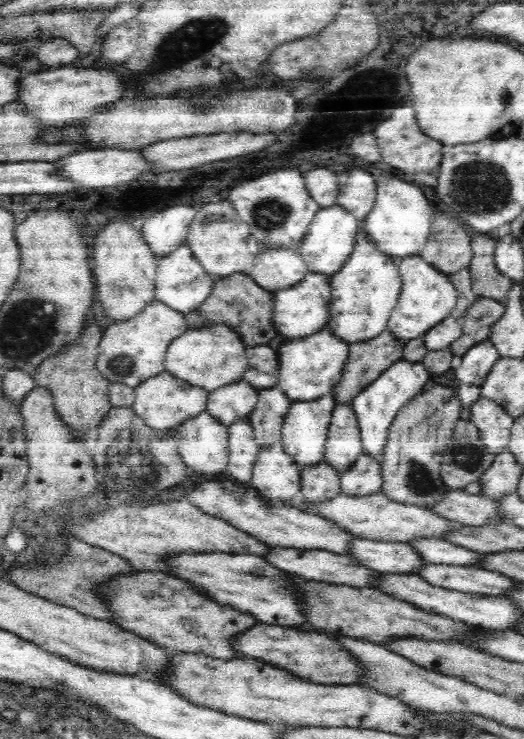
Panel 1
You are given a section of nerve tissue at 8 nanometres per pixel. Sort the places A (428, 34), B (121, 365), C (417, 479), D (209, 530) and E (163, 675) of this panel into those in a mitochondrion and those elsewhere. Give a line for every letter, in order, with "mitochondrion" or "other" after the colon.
A: other
B: mitochondrion
C: mitochondrion
D: other
E: other

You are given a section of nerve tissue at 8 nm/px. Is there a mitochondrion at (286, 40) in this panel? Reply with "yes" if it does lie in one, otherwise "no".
no

